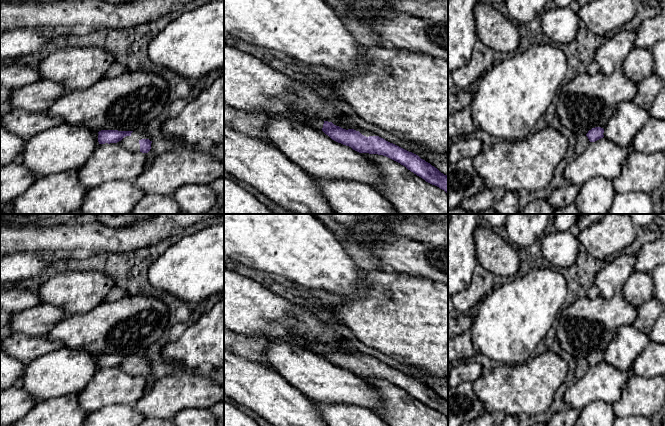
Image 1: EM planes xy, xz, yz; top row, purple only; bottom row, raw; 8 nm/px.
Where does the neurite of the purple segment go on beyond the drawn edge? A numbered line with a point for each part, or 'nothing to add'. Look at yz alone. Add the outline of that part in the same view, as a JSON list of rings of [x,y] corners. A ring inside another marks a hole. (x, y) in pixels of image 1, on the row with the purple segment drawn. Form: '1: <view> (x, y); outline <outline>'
1: yz (582, 142); outline [[[577,135],[575,152],[577,155],[582,154],[591,142],[586,135]]]

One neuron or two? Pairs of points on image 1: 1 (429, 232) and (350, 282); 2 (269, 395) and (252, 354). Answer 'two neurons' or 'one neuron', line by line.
1: two neurons
2: two neurons

